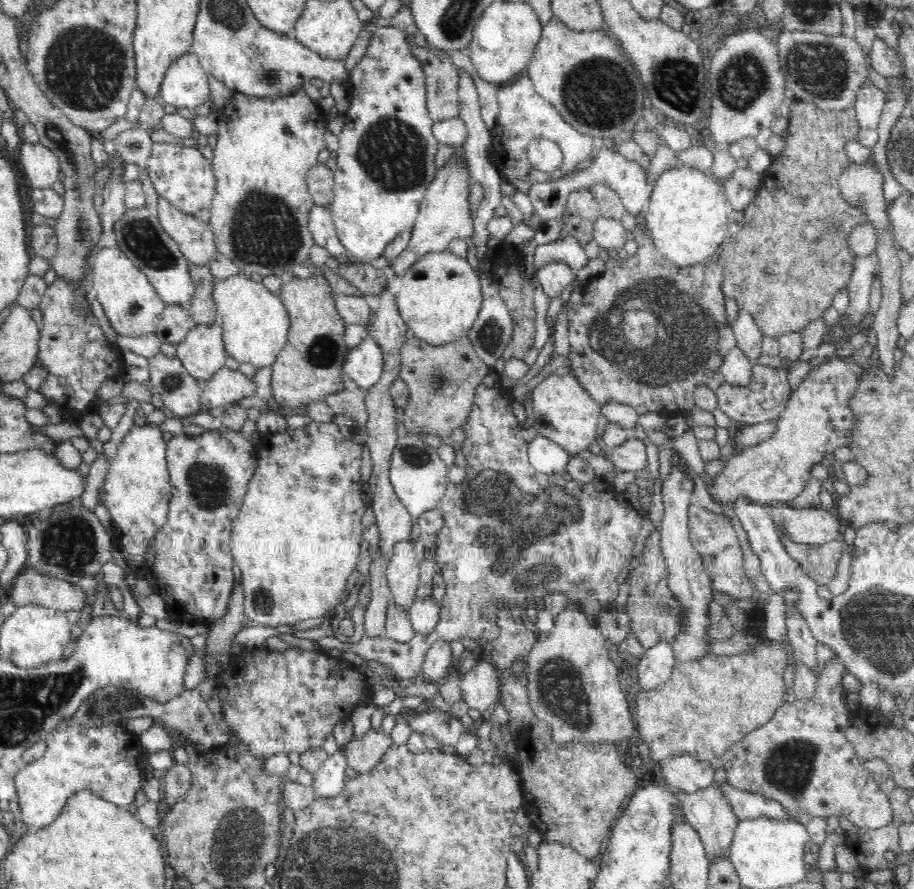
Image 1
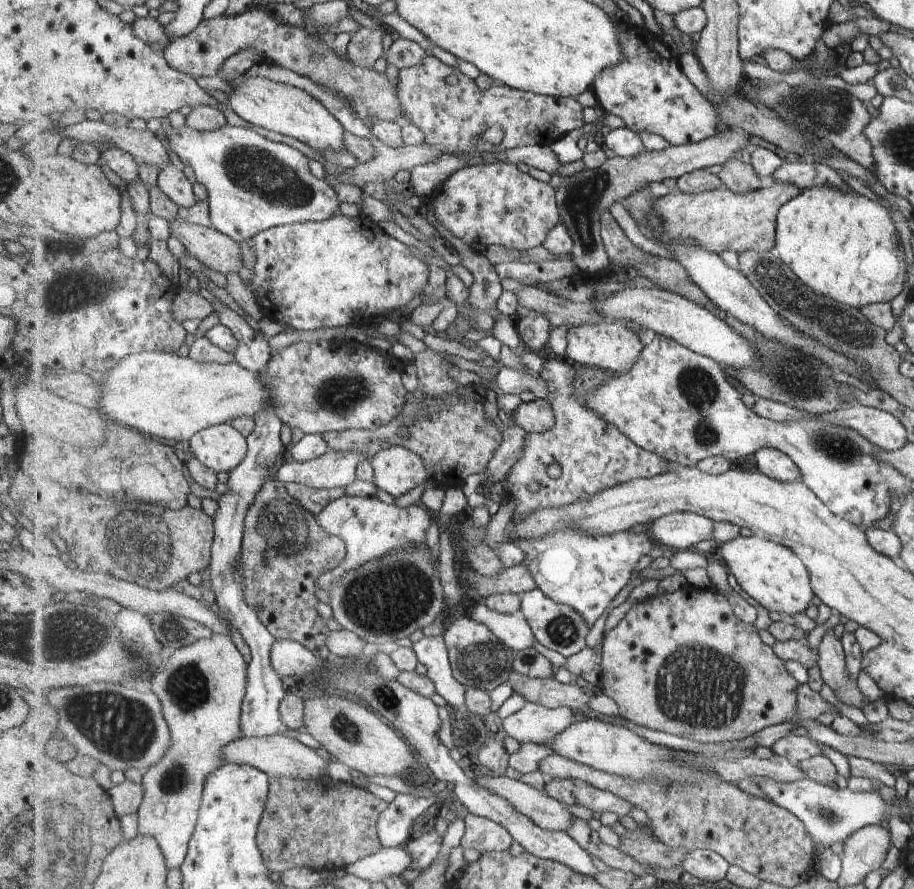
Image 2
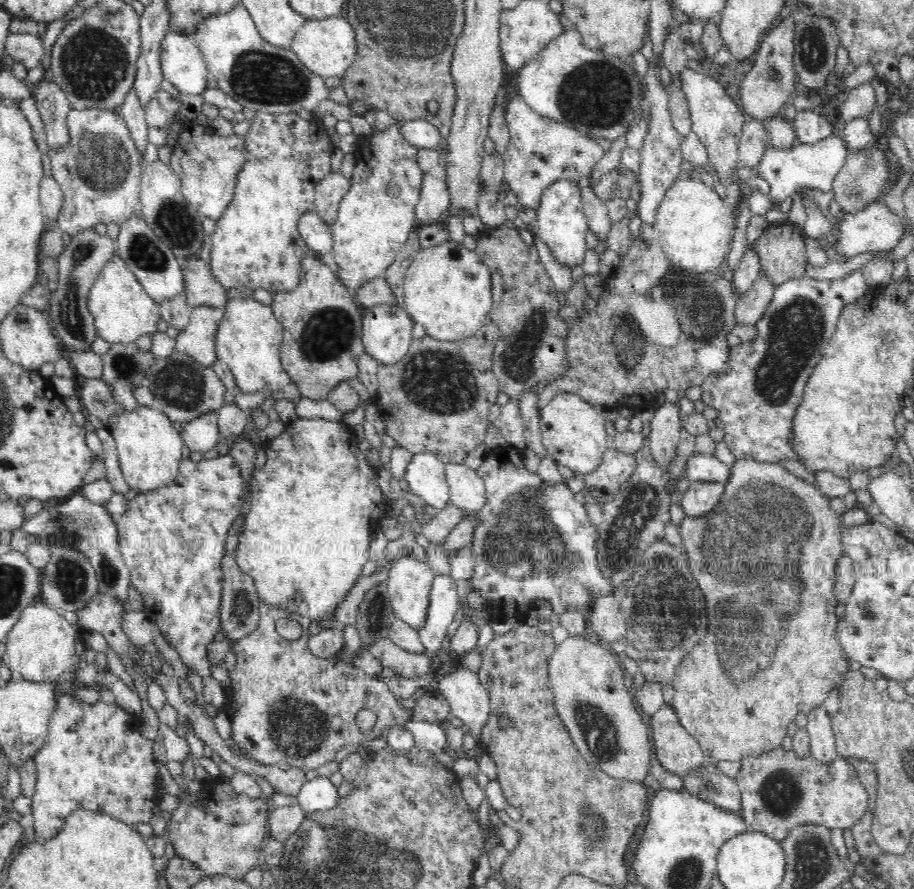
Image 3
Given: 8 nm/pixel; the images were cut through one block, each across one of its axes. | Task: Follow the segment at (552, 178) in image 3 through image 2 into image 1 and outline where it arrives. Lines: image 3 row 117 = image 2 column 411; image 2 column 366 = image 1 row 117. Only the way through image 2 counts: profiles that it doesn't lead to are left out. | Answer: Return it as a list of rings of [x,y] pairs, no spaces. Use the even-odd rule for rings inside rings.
[[[523,73],[514,80],[501,84],[498,89],[499,114],[495,127],[491,130],[491,146],[496,157],[493,164],[502,181],[512,184],[516,189],[526,193],[534,183],[543,179],[543,173],[534,167],[528,157],[528,146],[532,140],[552,141],[562,151],[562,162],[558,175],[572,172],[580,162],[595,154],[595,137],[578,132],[568,124],[560,111],[538,94],[532,79]]]

